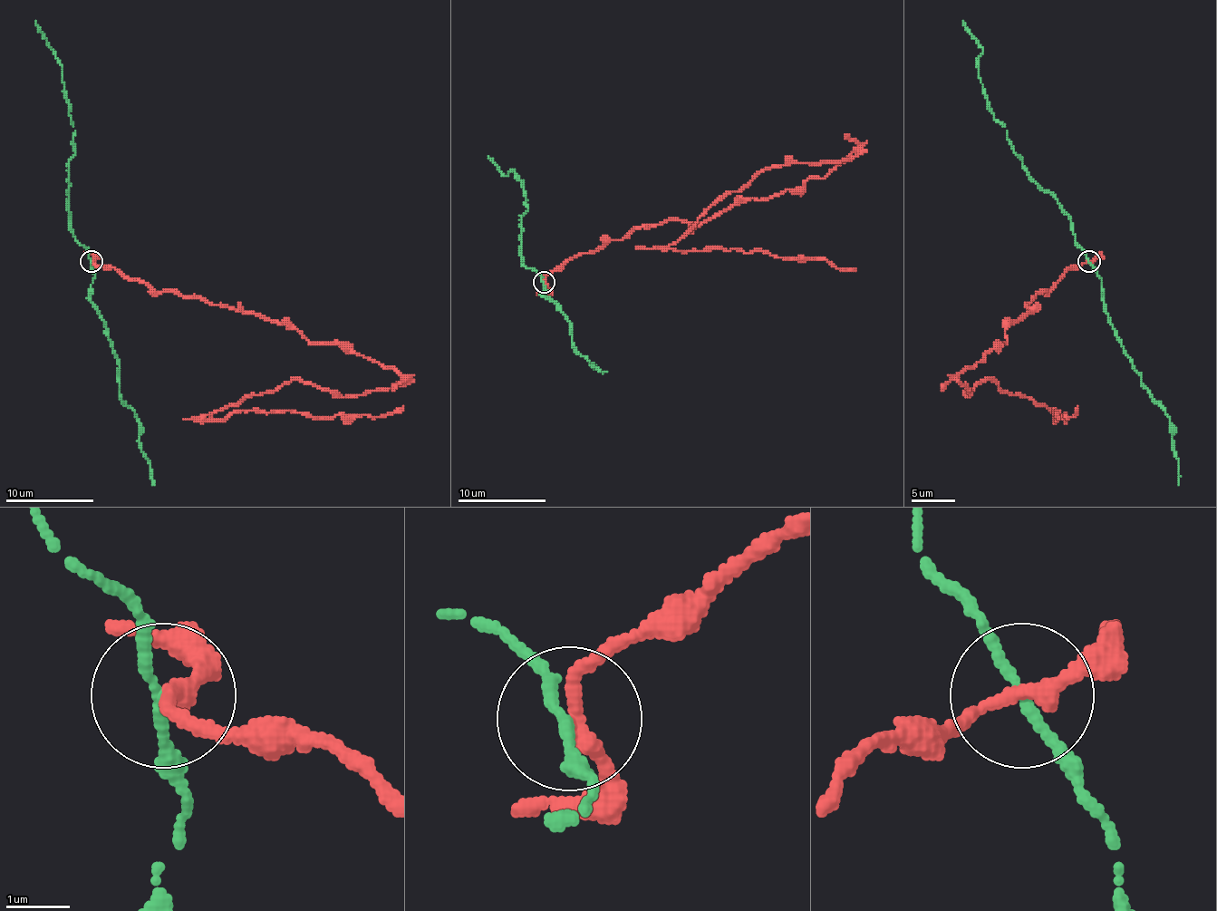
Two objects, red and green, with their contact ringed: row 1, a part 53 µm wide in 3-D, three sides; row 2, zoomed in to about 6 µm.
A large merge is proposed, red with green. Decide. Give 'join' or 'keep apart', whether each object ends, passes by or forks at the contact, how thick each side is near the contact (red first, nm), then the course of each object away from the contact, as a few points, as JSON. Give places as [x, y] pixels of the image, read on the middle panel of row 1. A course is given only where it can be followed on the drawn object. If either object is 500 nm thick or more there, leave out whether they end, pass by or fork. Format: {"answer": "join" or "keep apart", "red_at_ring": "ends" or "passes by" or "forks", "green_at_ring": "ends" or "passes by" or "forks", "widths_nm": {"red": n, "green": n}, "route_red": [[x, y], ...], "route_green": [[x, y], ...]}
{"answer": "keep apart", "red_at_ring": "passes by", "green_at_ring": "passes by", "widths_nm": {"red": 240, "green": 150}, "route_red": [[543, 281], [635, 228], [701, 224], [798, 189], [854, 150], [758, 171], [664, 248], [855, 270]], "route_green": [[543, 281], [521, 259], [521, 216], [527, 208], [524, 187], [515, 171], [506, 176], [488, 156]]}

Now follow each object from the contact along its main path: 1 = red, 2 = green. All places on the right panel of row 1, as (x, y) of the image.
1: (1088, 260), (1033, 295), (1005, 342), (956, 377), (970, 397), (991, 379), (1056, 419), (1077, 406)
2: (1088, 260), (1073, 234), (1067, 212), (1028, 175), (1007, 130), (994, 118), (979, 76), (982, 49), (963, 21)

